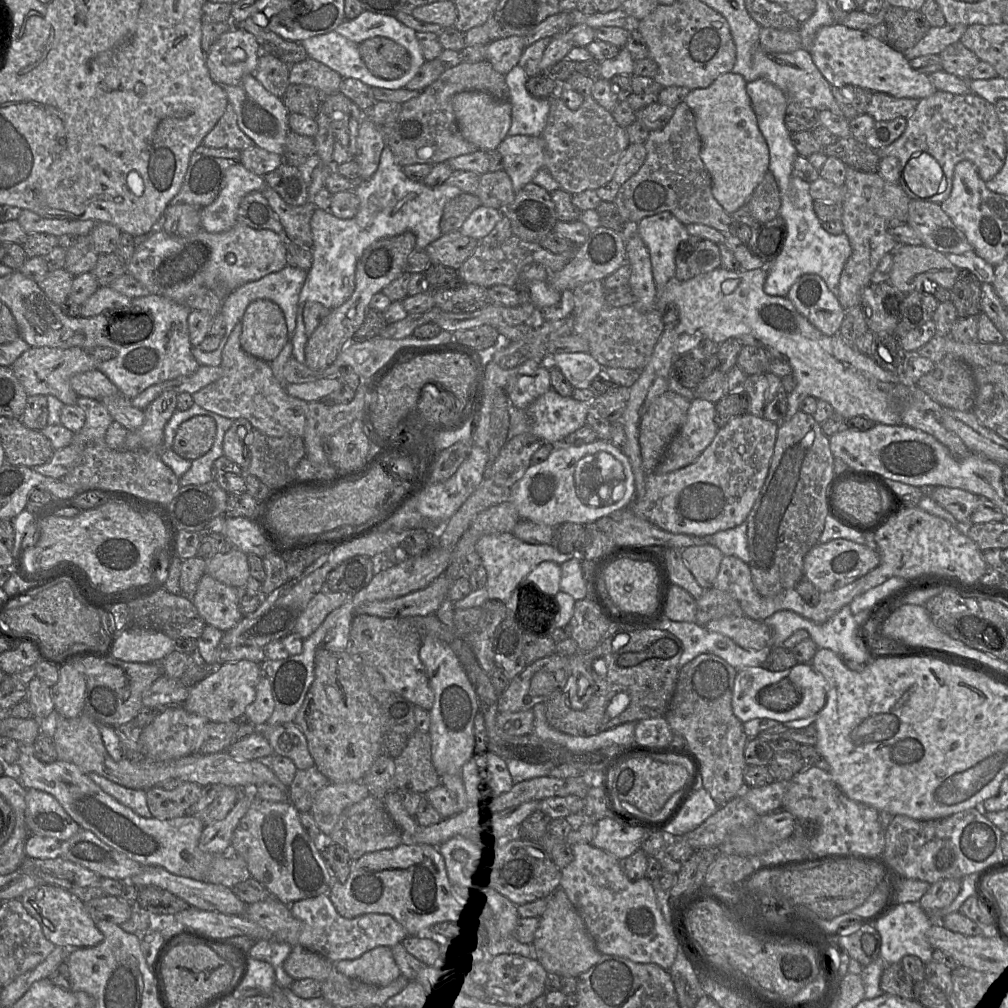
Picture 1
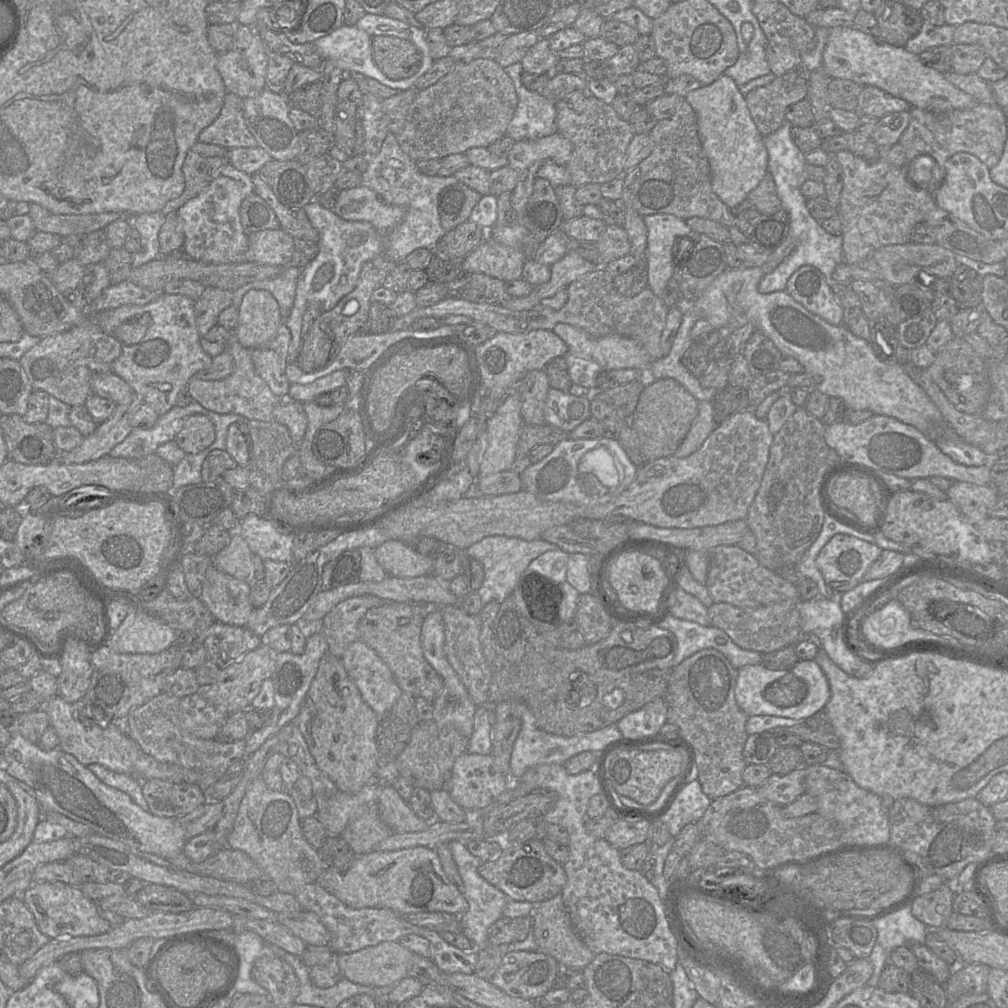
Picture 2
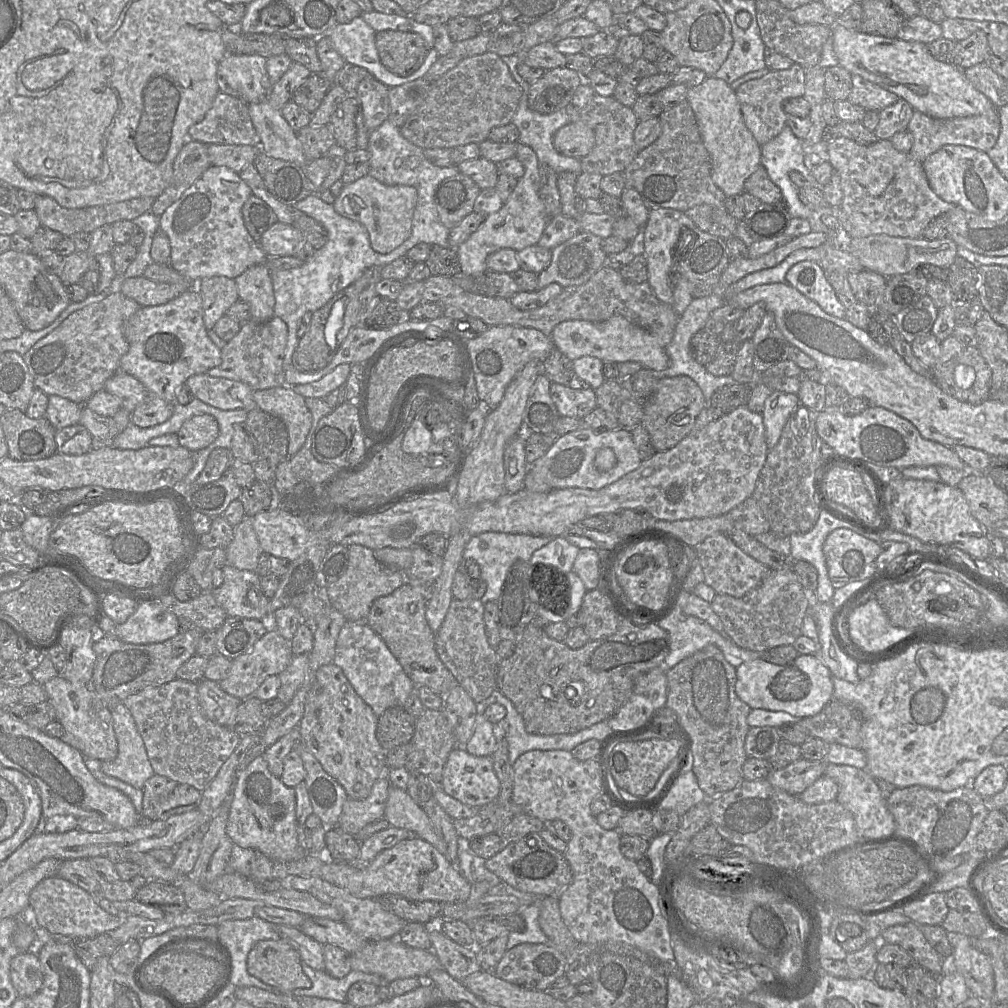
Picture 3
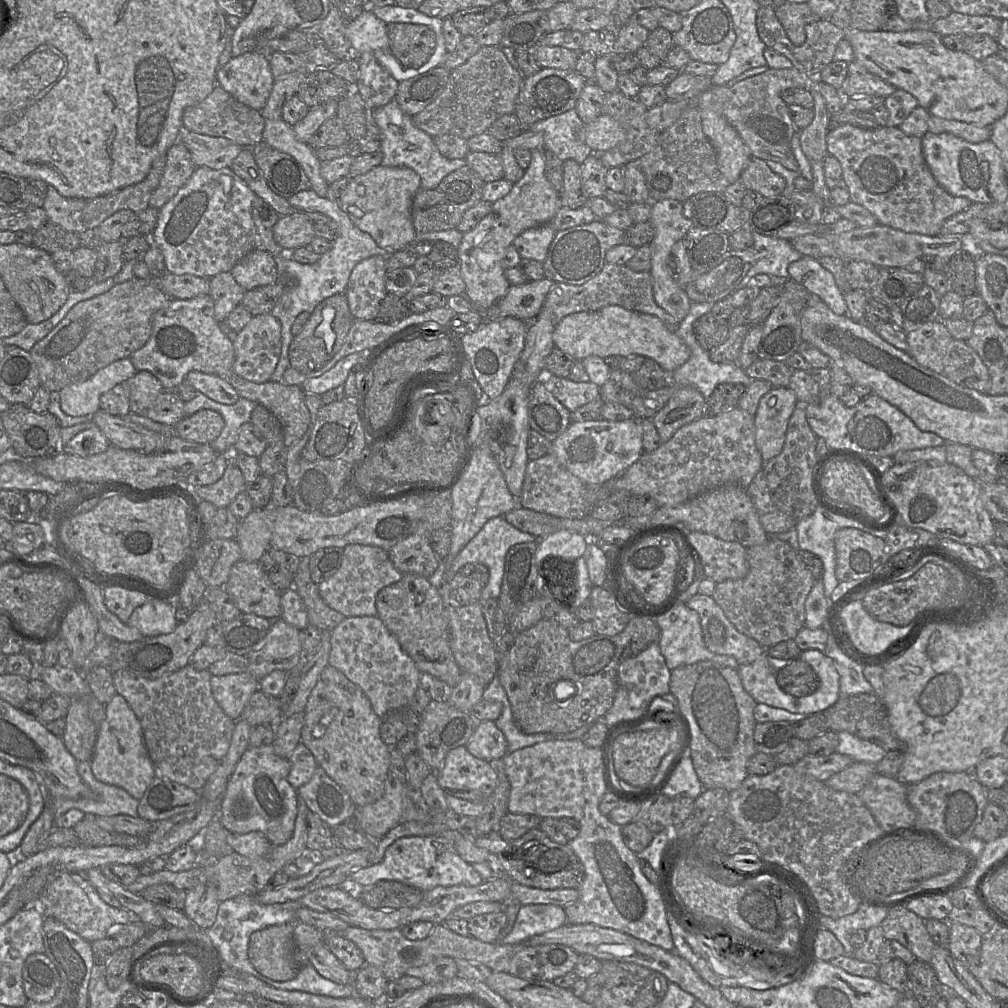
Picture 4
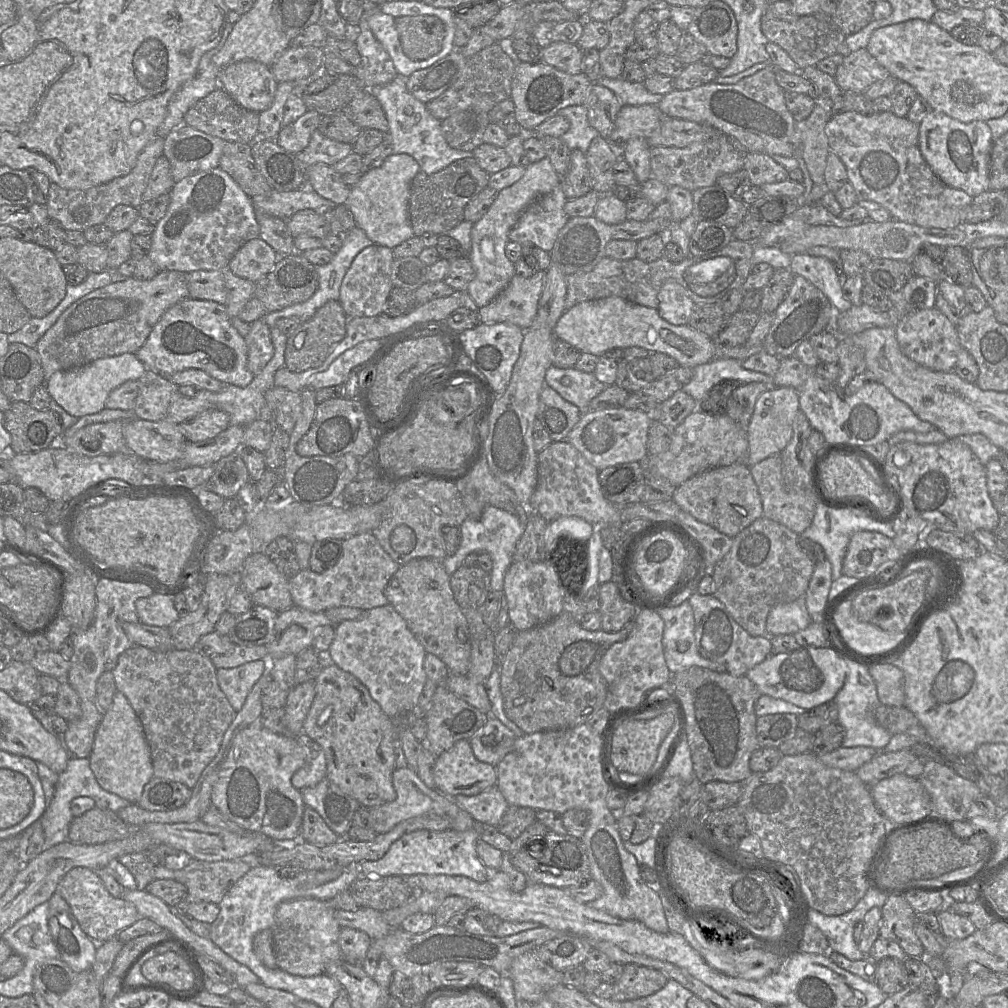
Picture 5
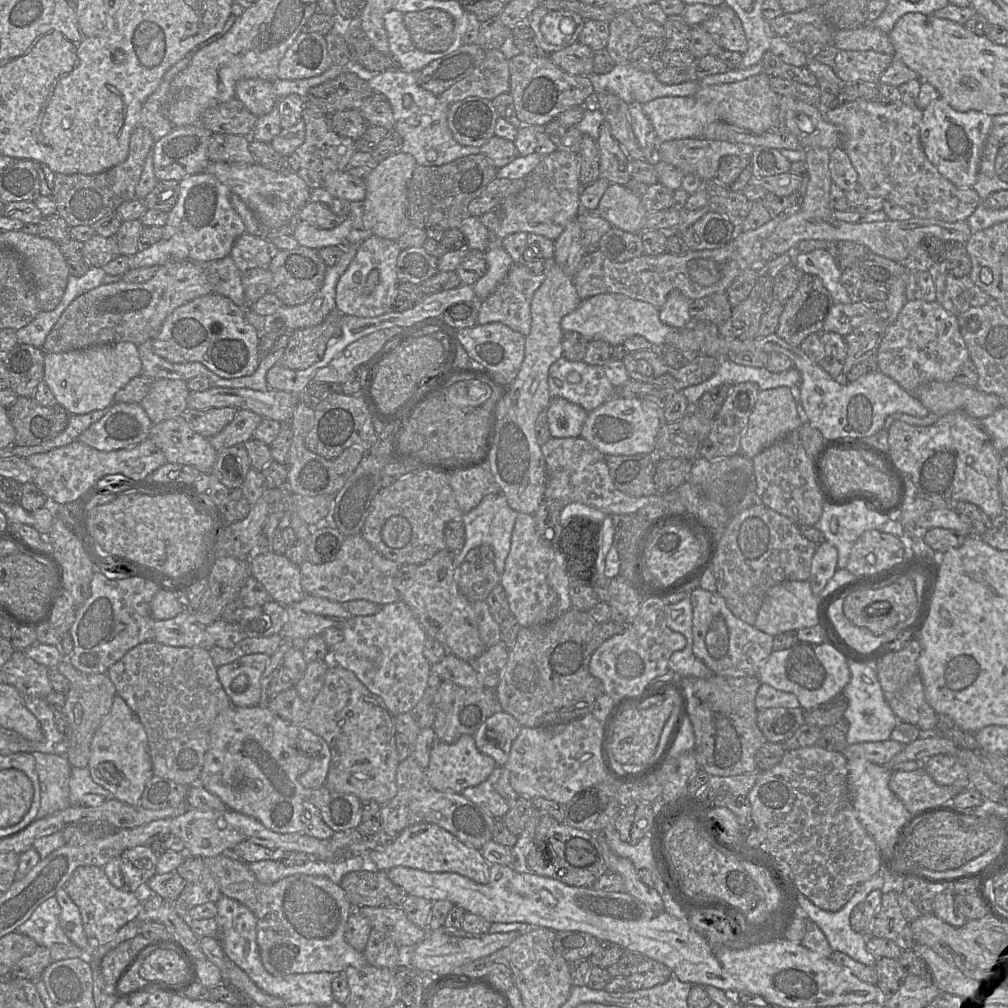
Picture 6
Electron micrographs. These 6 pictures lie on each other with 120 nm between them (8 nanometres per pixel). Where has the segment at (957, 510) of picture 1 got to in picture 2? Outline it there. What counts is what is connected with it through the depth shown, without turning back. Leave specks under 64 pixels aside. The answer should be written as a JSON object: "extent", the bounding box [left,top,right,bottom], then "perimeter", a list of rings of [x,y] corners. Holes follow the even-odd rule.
{"extent":[946,482,999,524],"perimeter":[[[953,482],[946,493],[949,500],[972,524],[979,524],[989,517],[989,511],[999,499],[998,492],[991,484]]]}

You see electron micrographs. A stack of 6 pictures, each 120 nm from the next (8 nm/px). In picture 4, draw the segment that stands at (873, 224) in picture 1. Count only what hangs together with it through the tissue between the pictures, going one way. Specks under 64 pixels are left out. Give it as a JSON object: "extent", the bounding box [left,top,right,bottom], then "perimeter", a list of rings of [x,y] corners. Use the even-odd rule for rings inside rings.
{"extent":[826,124,972,236],"perimeter":[[[843,124],[828,132],[826,143],[828,154],[841,164],[850,202],[865,207],[881,225],[936,236],[947,218],[972,204],[968,198],[953,196],[938,184],[924,161],[921,138],[906,135],[899,127],[862,129]]]}

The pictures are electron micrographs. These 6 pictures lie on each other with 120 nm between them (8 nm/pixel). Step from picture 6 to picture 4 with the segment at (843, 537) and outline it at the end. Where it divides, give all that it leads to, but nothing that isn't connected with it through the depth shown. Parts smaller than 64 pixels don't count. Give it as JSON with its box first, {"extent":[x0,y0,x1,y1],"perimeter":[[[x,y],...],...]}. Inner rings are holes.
{"extent":[795,505,887,599],"perimeter":[[[819,505],[811,515],[798,521],[795,528],[800,549],[815,554],[823,563],[822,582],[824,594],[829,599],[839,583],[835,575],[834,534],[836,531],[842,528],[855,528],[883,540],[887,535],[886,531],[870,530],[854,520],[832,514]]]}

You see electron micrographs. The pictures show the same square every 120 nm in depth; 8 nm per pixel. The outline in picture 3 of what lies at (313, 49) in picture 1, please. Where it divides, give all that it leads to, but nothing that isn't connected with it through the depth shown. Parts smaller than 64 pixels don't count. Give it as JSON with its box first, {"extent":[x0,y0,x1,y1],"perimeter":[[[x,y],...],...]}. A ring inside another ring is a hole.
{"extent":[326,16,439,88],"perimeter":[[[359,16],[354,18],[349,24],[336,24],[326,36],[329,38],[333,48],[343,57],[346,63],[364,68],[375,79],[389,88],[400,86],[423,77],[439,58],[434,44],[431,44],[431,46],[428,44],[428,54],[424,60],[424,65],[421,65],[421,67],[410,76],[399,77],[388,71],[380,62],[378,51],[375,45],[375,35],[376,32],[363,20],[361,16]]]}

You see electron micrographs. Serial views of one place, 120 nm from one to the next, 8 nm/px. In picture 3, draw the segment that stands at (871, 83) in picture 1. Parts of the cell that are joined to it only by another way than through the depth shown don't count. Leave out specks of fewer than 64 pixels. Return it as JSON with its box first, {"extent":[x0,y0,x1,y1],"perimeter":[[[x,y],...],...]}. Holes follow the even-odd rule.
{"extent":[831,24,997,119],"perimeter":[[[837,24],[832,27],[831,38],[841,67],[896,94],[927,116],[950,119],[997,111],[990,100],[975,89],[963,69],[935,59],[928,49],[929,44],[870,35]]]}

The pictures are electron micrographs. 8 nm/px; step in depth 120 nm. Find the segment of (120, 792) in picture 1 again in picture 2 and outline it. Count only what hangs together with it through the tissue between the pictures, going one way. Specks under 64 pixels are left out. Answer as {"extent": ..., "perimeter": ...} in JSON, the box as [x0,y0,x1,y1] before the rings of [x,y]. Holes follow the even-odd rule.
{"extent":[87,763,149,812],"perimeter":[[[97,763],[90,764],[87,767],[104,784],[125,792],[143,811],[149,812],[140,780],[125,774],[116,773]]]}

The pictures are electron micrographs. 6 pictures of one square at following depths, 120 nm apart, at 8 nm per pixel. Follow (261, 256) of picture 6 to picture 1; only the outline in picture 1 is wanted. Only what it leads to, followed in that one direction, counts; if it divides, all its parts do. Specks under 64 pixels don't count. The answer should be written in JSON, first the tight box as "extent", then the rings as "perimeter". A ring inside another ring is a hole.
{"extent":[241,299,288,362],"perimeter":[[[258,299],[251,302],[241,324],[242,349],[265,362],[272,362],[288,342],[284,314],[273,301]]]}

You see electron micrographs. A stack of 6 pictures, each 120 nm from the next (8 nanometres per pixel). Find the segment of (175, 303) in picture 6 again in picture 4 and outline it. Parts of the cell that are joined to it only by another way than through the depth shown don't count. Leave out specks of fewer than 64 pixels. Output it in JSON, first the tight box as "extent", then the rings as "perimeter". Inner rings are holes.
{"extent":[29,278,171,392],"perimeter":[[[132,278],[122,283],[115,283],[113,287],[107,292],[92,297],[87,300],[83,300],[75,304],[66,314],[66,316],[40,341],[34,344],[34,346],[29,351],[32,360],[35,363],[37,372],[39,375],[40,386],[46,389],[48,392],[59,392],[62,388],[87,380],[93,374],[95,374],[99,369],[109,365],[110,363],[123,359],[129,358],[129,356],[136,350],[143,347],[148,341],[152,333],[152,322],[155,313],[163,308],[171,300],[162,290],[160,290],[153,282],[149,279],[138,279]]]}

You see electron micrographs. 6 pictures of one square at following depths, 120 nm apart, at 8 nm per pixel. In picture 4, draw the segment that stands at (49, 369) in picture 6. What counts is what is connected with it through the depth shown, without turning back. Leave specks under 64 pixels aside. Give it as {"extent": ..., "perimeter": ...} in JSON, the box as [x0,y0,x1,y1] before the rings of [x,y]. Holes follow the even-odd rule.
{"extent":[59,358,137,416],"perimeter":[[[130,358],[116,360],[87,380],[59,391],[61,410],[69,416],[92,416],[100,409],[100,397],[137,373]]]}

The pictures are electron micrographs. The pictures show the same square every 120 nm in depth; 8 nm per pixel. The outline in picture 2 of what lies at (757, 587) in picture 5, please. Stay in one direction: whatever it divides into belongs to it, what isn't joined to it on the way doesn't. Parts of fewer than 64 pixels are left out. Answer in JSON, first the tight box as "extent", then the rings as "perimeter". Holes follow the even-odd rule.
{"extent":[708,602,801,654],"perimeter":[[[778,602],[757,607],[737,607],[729,603],[713,603],[708,607],[711,626],[723,630],[740,648],[761,654],[770,653],[798,642],[801,633],[801,617],[798,602]]]}

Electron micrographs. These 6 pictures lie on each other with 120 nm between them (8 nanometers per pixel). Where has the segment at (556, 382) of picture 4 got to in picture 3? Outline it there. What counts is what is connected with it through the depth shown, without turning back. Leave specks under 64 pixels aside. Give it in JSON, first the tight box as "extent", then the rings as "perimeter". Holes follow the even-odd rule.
{"extent":[550,382,597,418],"perimeter":[[[555,382],[550,384],[551,398],[561,416],[584,418],[597,406],[595,389],[573,389]]]}

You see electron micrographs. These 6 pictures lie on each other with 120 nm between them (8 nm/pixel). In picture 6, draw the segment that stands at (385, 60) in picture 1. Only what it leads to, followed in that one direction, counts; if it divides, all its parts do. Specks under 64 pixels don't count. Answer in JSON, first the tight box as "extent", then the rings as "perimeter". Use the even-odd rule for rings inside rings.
{"extent":[404,8,454,53],"perimeter":[[[437,8],[404,14],[404,24],[416,48],[436,53],[449,48],[454,39],[453,17]]]}

